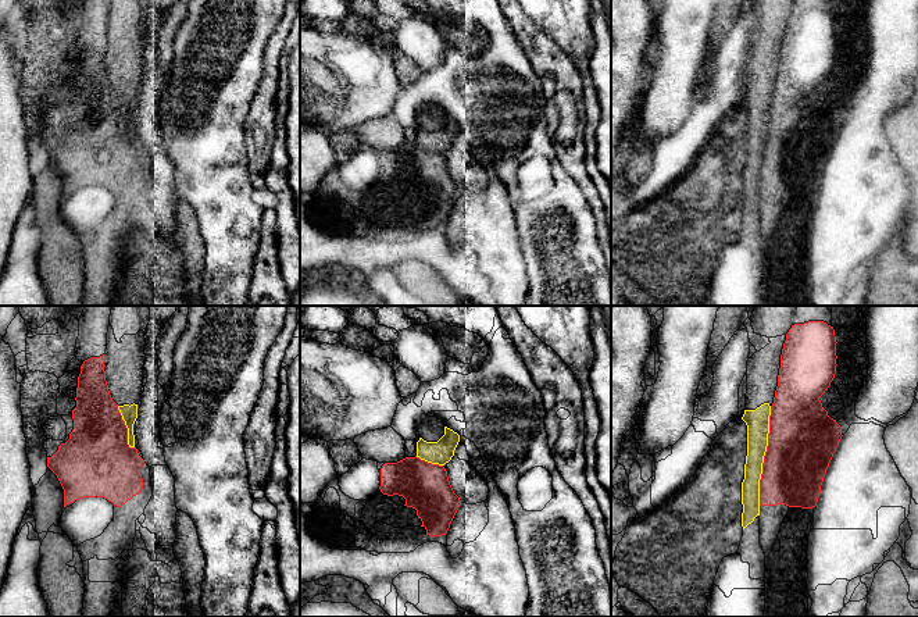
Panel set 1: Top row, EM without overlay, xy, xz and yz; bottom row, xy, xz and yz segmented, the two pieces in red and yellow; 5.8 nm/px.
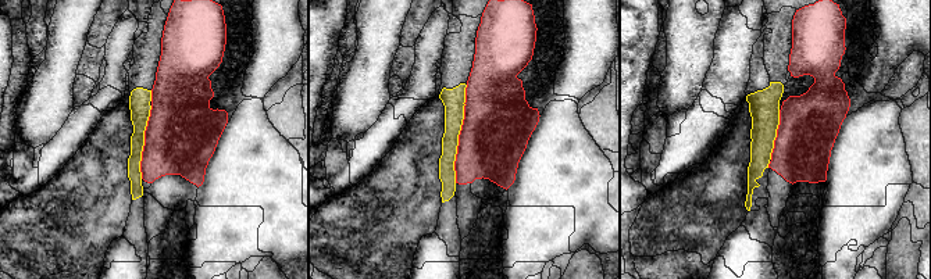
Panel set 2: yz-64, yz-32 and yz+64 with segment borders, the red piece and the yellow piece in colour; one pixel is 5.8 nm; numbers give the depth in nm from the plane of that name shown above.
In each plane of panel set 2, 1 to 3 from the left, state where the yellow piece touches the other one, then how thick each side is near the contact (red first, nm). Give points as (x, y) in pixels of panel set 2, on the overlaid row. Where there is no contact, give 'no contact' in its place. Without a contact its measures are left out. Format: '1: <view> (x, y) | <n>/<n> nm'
1: yz-64 (145, 142) | 420/130 nm
2: yz-32 (460, 133) | 400/130 nm
3: yz+64 (777, 135) | 360/180 nm

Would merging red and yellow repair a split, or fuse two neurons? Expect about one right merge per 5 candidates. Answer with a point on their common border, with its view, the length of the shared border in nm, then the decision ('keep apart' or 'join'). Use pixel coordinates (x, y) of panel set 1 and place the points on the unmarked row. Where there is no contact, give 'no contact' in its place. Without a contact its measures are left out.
contact yz (764, 145); length 600 nm; keep apart

